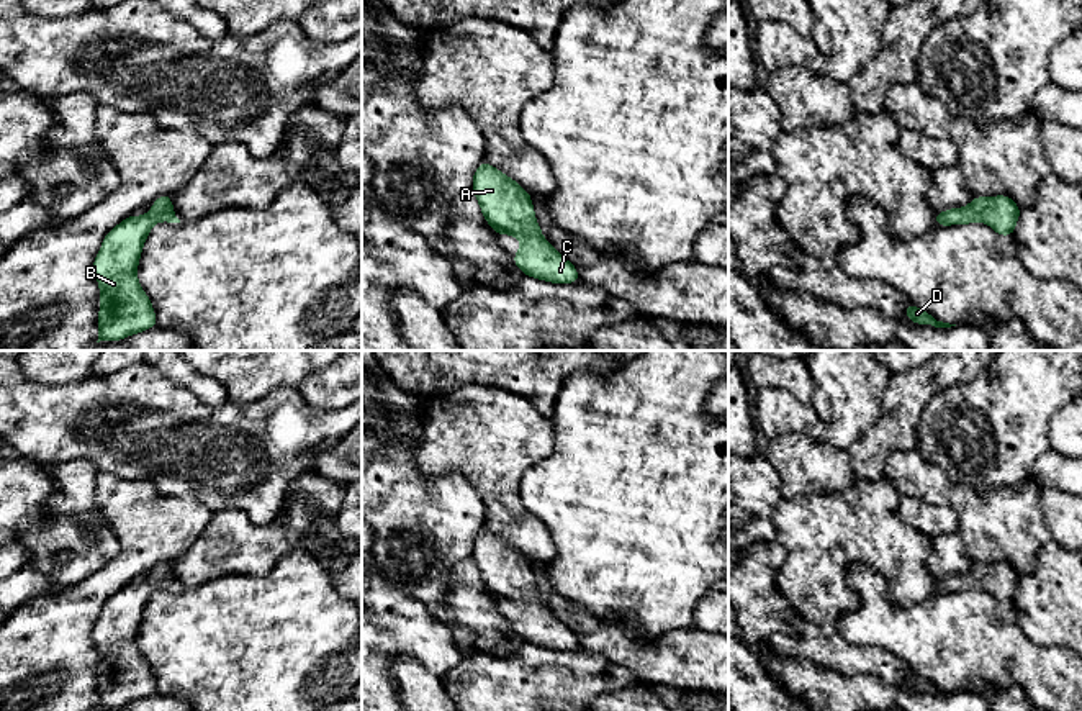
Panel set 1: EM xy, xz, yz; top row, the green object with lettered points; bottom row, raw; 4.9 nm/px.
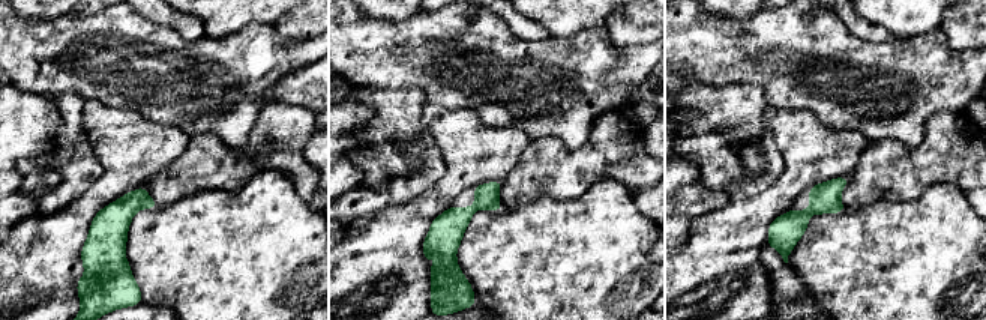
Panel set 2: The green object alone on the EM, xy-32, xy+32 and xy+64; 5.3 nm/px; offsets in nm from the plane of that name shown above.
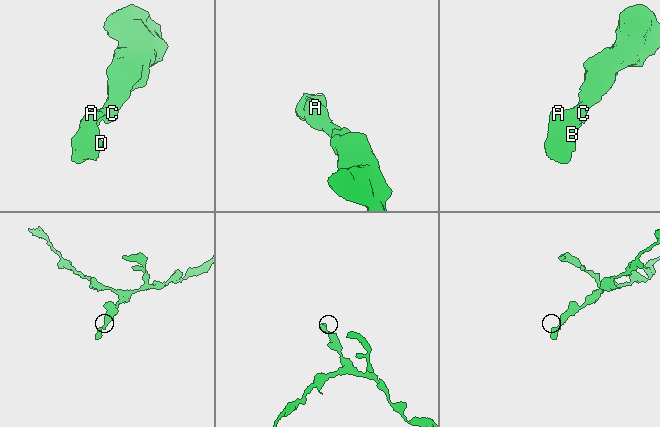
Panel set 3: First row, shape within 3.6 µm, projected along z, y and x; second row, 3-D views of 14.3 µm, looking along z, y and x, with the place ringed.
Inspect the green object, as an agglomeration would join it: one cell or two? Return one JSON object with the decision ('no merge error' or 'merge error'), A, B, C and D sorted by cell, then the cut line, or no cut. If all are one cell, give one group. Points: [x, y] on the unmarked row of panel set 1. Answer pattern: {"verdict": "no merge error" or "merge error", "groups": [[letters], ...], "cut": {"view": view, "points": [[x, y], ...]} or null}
{"verdict": "no merge error", "groups": [["A", "B", "C", "D"]], "cut": null}

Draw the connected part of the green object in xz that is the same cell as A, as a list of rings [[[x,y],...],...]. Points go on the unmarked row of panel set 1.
[[[483,528],[473,541],[471,559],[494,600],[521,608],[512,627],[524,642],[550,650],[579,649],[576,634],[542,603],[525,555]]]

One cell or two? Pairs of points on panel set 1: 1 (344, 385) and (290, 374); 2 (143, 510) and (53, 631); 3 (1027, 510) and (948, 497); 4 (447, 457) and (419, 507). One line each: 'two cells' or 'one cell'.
1: two cells
2: one cell
3: one cell
4: two cells

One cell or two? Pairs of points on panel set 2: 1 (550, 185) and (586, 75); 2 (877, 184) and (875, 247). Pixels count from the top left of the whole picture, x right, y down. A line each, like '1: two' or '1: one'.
1: two
2: two

